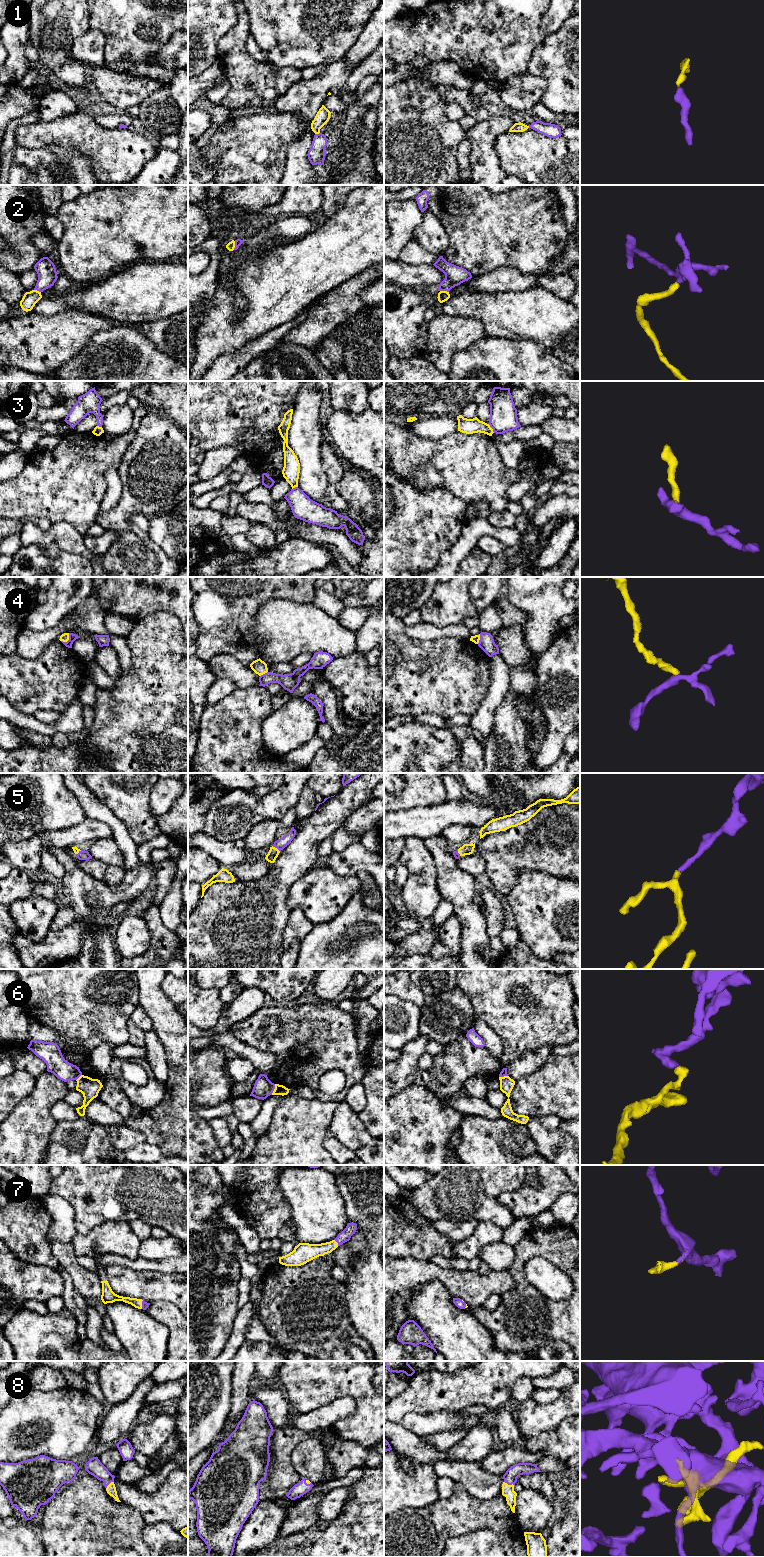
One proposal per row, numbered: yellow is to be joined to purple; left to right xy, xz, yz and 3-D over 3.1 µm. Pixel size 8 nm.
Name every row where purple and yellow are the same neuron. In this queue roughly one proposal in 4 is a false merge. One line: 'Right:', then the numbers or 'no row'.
Right: 1, 2, 4, 5, 7, 8

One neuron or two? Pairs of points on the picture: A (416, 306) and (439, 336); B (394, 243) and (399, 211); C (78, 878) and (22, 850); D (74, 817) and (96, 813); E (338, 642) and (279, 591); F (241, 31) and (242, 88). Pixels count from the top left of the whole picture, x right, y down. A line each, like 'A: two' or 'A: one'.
A: two
B: one
C: two
D: two
E: two
F: one

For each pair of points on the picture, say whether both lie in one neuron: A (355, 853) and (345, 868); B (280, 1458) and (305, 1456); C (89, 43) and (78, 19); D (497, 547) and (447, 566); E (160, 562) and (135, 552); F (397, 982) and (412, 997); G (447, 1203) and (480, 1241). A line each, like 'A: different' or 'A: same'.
A: same
B: different
C: different
D: different
E: same
F: same
G: different

